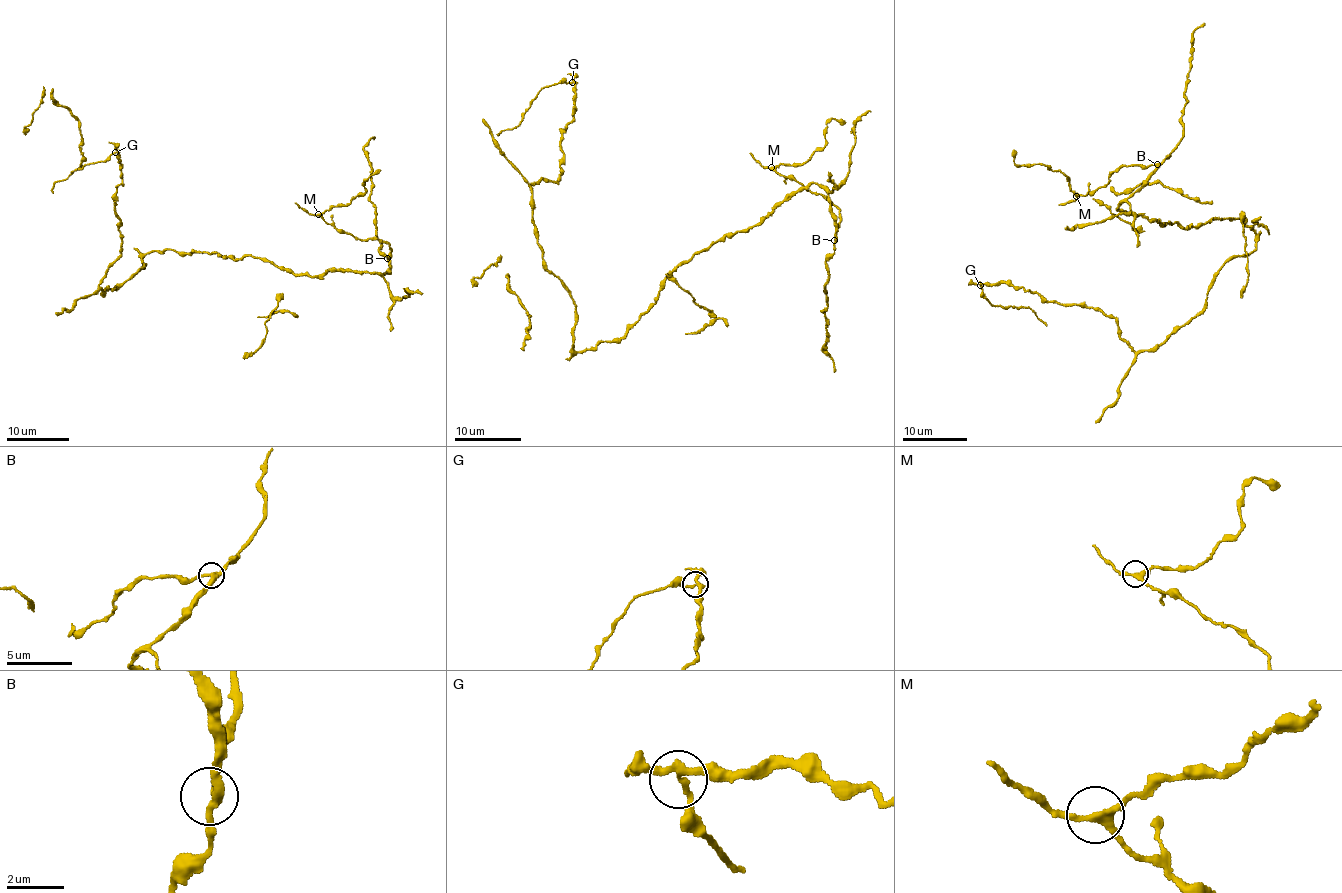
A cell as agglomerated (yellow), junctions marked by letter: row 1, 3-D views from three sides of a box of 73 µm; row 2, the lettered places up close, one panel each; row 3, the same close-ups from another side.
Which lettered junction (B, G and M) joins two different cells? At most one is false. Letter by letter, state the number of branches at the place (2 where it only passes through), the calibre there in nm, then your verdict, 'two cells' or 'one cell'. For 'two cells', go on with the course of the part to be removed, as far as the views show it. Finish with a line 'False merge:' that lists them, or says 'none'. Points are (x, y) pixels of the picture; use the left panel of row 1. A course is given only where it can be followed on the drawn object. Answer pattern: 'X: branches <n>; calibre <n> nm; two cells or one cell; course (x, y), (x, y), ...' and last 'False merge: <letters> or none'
B: branches 3; calibre 240 nm; one cell
G: branches 3; calibre 220 nm; two cells; course (115, 151), (103, 162), (91, 164), (56, 182), (53, 193)
M: branches 3; calibre 240 nm; one cell
False merge: G

